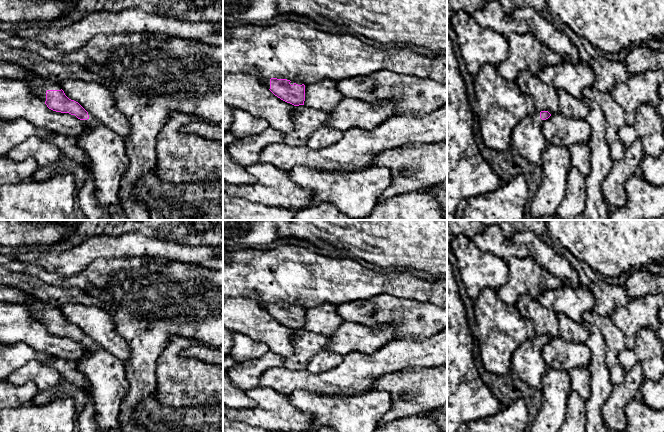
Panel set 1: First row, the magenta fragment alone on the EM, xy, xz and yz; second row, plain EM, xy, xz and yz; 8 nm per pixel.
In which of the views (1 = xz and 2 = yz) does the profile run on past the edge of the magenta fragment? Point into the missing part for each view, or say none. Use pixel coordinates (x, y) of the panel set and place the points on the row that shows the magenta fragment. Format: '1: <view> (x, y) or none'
1: xz (266, 81)
2: yz (528, 139)

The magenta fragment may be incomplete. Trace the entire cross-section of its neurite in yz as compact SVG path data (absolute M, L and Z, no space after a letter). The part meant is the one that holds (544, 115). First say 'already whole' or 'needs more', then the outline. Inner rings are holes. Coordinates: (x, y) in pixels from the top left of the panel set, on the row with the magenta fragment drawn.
needs more; M534 110L512 132L512 147L535 165L542 165L542 157L548 142L543 134L543 124L551 114Z

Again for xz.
needs more; M260 75L258 79L265 85L275 96L294 106L304 105L305 85L297 80L264 78Z

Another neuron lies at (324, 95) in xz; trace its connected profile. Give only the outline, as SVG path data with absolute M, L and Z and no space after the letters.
M326 79L305 85L304 105L309 109L330 114L343 98L344 95L338 90L336 82L331 80Z

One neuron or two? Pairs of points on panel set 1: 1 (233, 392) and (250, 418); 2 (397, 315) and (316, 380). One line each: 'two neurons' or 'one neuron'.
1: two neurons
2: two neurons

